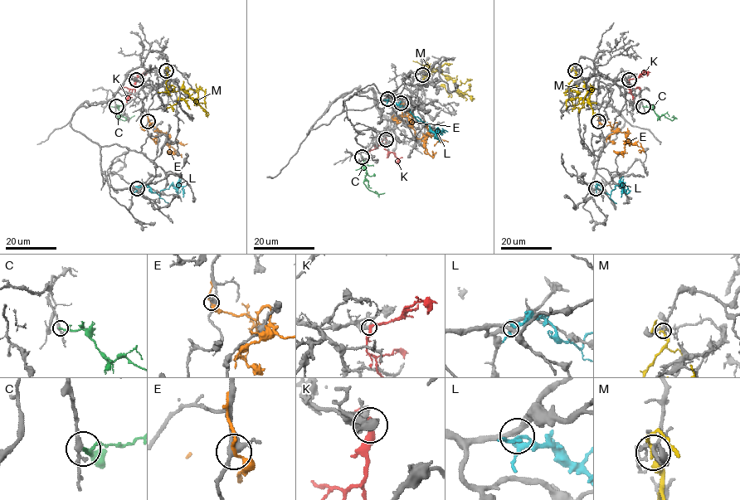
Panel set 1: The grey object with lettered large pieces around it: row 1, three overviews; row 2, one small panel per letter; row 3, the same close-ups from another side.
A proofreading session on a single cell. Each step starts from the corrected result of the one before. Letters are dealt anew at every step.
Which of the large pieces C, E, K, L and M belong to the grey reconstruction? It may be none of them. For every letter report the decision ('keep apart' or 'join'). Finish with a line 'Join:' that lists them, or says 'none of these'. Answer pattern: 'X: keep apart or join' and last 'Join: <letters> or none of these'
C: keep apart
E: keep apart
K: join
L: keep apart
M: keep apart
Join: K

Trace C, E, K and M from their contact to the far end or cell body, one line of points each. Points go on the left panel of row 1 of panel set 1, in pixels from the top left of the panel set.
C: (116, 106), (119, 110), (119, 118), (124, 120), (134, 115)
E: (148, 121), (149, 127), (153, 123), (159, 133), (167, 135), (167, 143), (177, 152)
K: (135, 80), (133, 79), (145, 72), (143, 75)
M: (166, 70), (166, 88), (168, 90), (182, 90), (192, 99), (197, 96), (201, 88), (205, 94), (206, 108)

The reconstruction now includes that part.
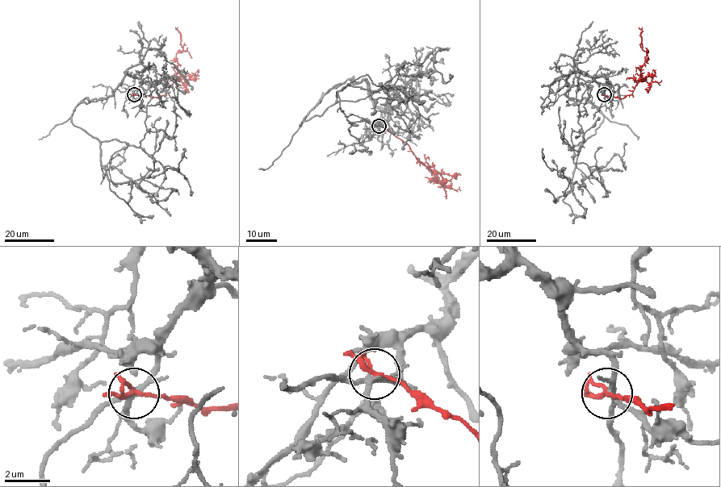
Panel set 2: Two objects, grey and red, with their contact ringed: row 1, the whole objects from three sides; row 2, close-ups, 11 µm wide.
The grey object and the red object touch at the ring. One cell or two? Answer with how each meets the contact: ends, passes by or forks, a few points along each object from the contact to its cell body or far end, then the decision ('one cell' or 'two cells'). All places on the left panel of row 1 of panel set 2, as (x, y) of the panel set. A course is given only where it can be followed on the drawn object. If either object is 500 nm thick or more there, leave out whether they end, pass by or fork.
grey forks; red forks; course grey (134, 95), (142, 81), (126, 72), (71, 116), (100, 143), (107, 178), (177, 170), (183, 148); course red (134, 95), (159, 98), (177, 79), (176, 55), (184, 51), (180, 33), (175, 27); two cells

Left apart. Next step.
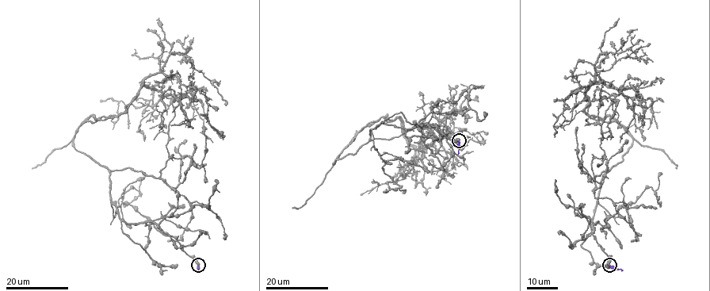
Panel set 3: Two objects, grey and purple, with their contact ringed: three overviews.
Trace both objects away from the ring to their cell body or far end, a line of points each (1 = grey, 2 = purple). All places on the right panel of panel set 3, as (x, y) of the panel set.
1: (609, 265), (593, 209), (632, 137), (585, 113), (605, 83), (619, 91), (600, 132)
2: (609, 265), (623, 269)

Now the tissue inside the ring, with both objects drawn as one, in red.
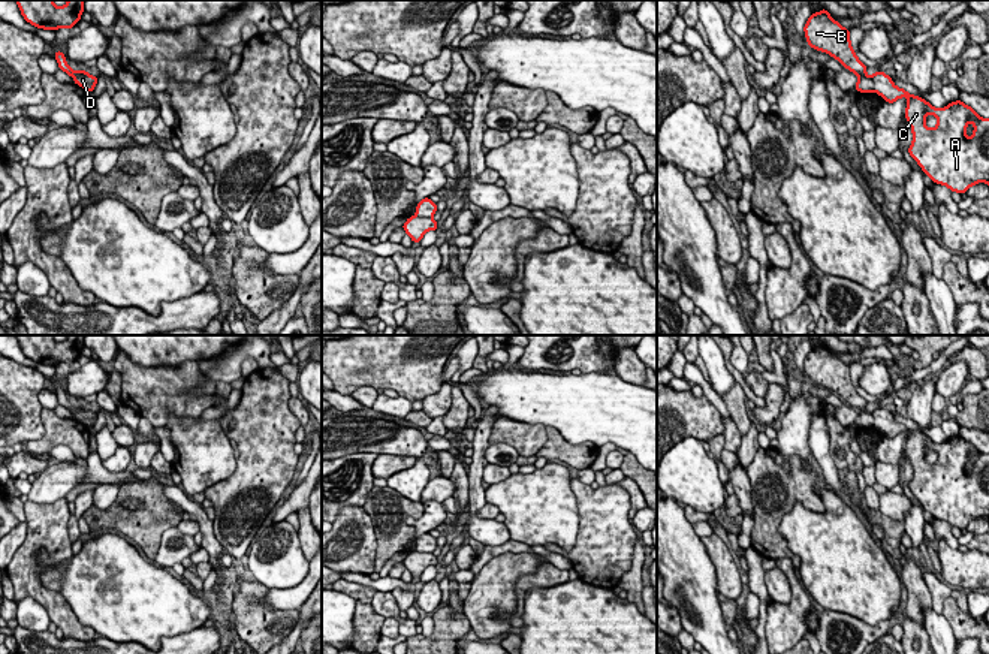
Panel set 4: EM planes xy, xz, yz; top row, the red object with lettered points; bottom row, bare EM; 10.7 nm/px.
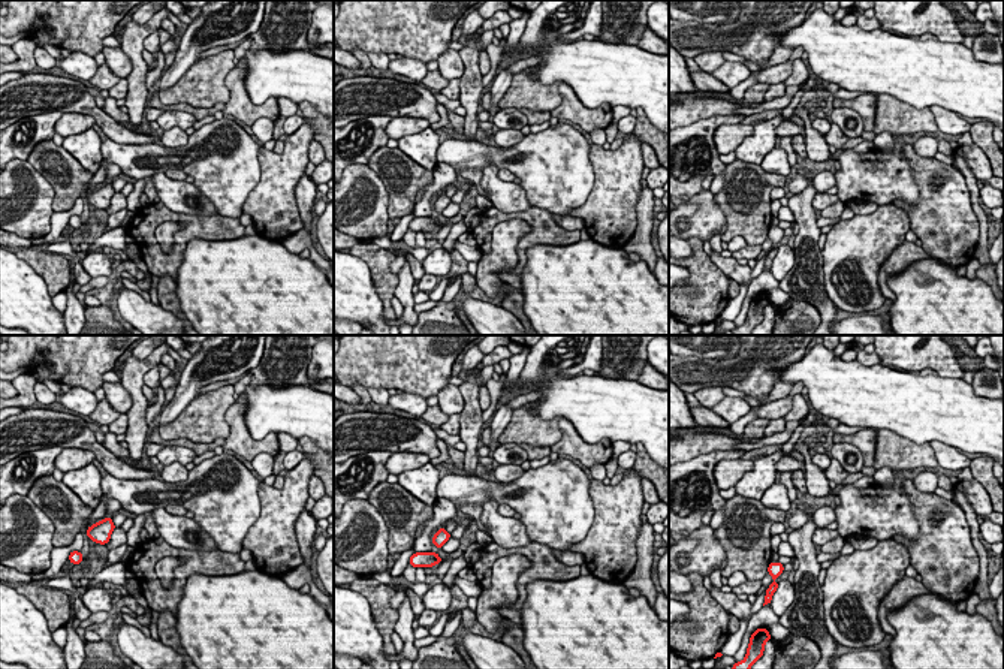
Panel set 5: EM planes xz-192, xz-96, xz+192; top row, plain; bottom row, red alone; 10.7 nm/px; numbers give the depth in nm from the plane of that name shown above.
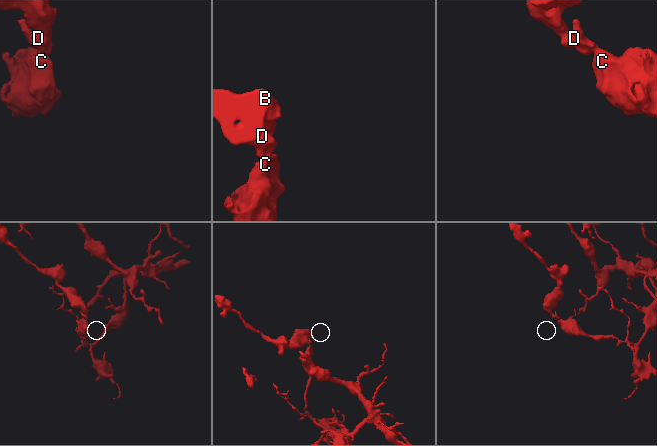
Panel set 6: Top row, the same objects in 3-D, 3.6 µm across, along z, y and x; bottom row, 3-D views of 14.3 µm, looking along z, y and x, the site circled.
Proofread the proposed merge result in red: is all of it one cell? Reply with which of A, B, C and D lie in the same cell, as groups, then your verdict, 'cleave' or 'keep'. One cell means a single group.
A C D / B; cleave

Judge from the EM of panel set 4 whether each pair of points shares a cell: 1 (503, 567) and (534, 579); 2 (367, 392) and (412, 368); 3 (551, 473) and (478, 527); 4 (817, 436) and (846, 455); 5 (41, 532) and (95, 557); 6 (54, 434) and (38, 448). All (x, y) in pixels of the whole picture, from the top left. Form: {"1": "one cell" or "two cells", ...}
{"1": "two cells", "2": "two cells", "3": "two cells", "4": "two cells", "5": "two cells", "6": "one cell"}

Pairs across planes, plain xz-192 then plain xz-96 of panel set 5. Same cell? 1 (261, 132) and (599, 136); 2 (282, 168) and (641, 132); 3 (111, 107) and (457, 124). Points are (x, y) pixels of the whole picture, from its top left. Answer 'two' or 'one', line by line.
1: one
2: two
3: one

